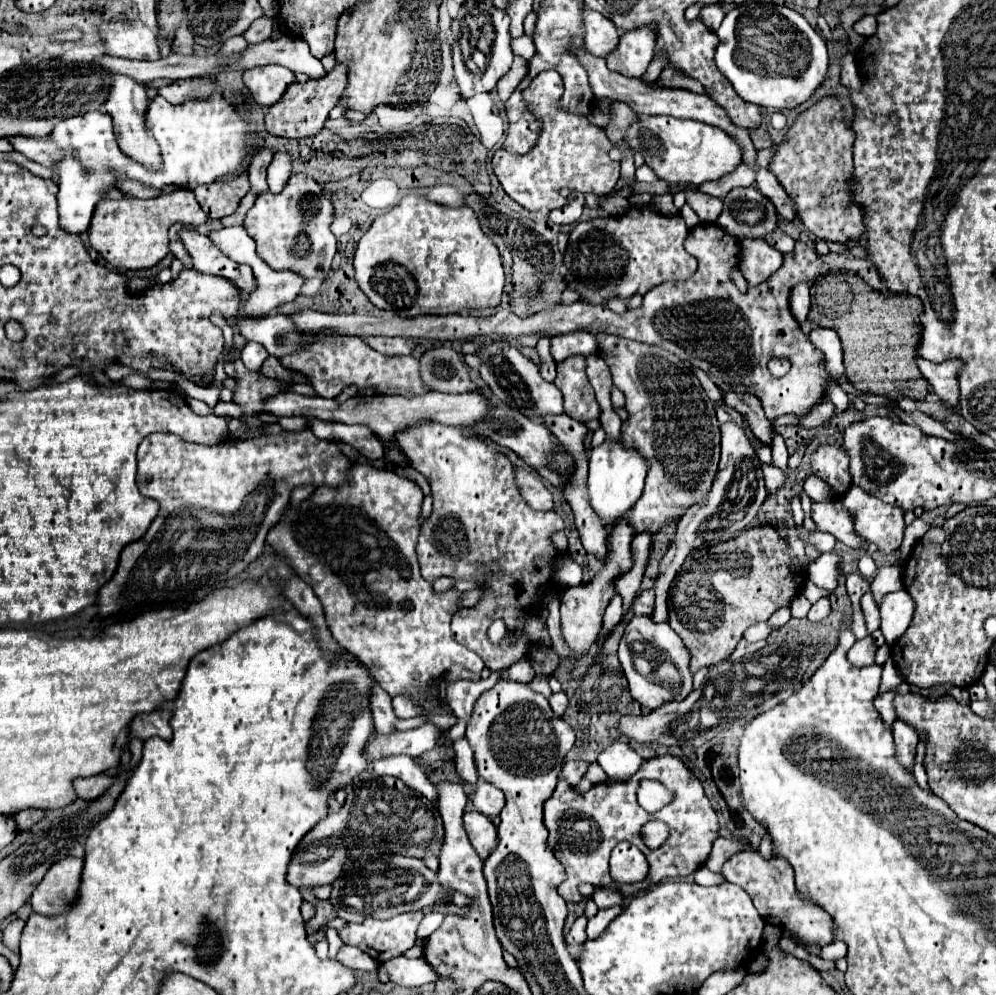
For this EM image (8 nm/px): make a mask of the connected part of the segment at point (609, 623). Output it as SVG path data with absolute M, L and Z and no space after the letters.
M613 595L607 611L605 611L605 619L603 619L603 633L605 631L611 631L623 617L623 611L621 611L621 597L619 595Z

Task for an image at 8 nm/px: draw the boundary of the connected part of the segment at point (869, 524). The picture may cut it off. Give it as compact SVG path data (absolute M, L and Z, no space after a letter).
M851 485L847 493L841 497L841 503L853 517L855 533L867 541L877 545L879 553L889 555L901 547L903 541L903 509L883 503L863 489Z

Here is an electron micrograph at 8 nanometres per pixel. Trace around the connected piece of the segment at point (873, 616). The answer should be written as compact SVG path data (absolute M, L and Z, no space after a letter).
M867 591L867 593L861 597L861 609L863 609L865 621L867 621L867 631L873 633L875 629L879 629L879 609L877 609L873 591Z

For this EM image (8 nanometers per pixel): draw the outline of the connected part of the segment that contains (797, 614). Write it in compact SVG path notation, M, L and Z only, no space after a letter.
M799 594L791 603L791 615L795 618L804 618L807 616L811 608L811 603L803 596Z

